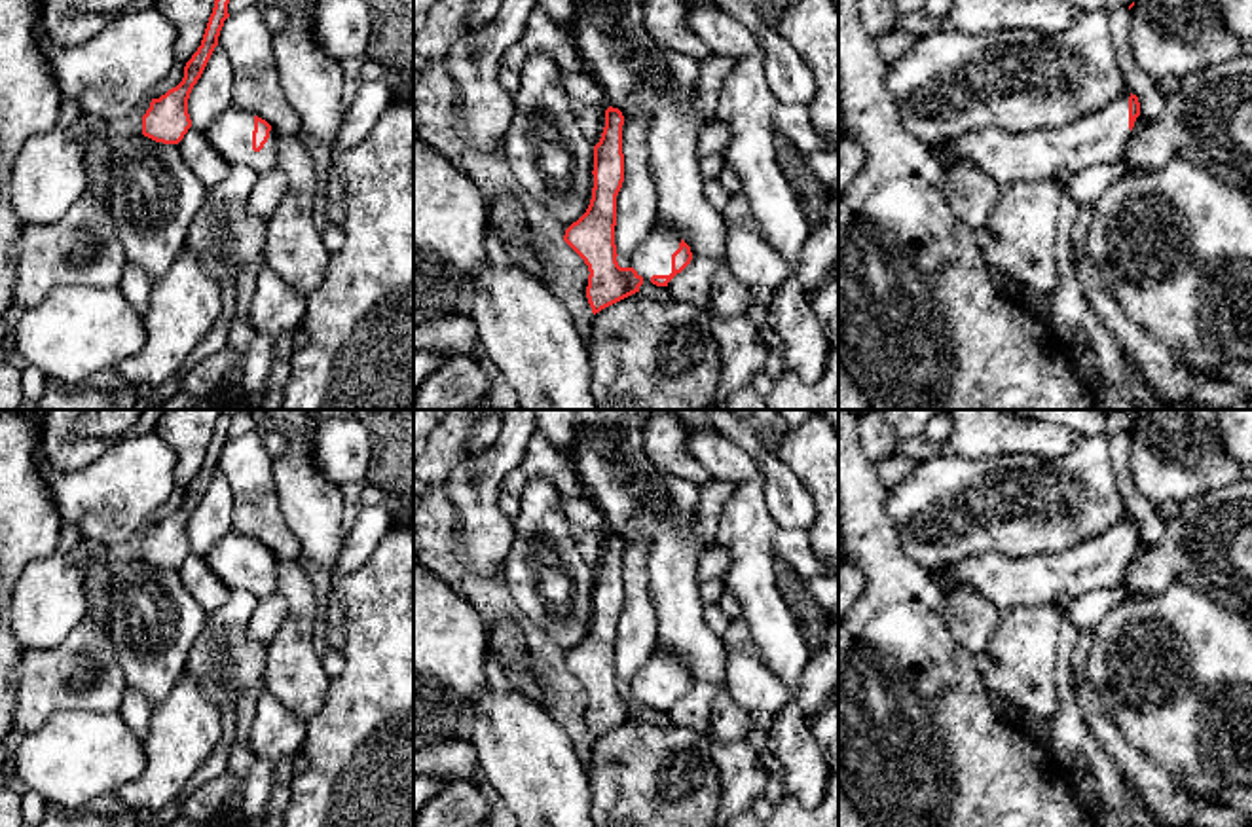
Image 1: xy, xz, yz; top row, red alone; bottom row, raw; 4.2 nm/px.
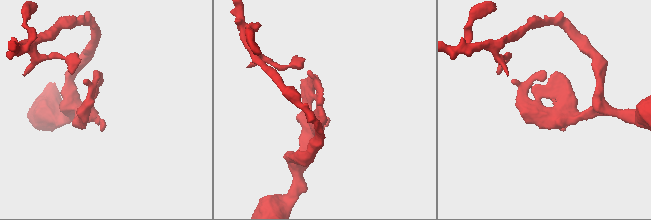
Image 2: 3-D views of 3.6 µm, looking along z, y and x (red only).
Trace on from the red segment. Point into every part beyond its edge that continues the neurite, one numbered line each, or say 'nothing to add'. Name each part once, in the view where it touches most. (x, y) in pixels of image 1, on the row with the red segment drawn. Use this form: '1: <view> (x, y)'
1: xy (230, 133)

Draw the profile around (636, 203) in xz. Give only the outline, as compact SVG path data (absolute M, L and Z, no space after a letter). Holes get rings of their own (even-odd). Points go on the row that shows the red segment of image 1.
M641 112L626 114L622 125L624 182L617 195L617 254L632 256L656 224L658 195L649 173Z

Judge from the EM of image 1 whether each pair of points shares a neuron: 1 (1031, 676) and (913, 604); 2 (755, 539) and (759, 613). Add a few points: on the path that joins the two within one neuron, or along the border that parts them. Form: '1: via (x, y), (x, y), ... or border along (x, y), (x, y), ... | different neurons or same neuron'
1: border along (972, 655), (972, 662), (991, 695) | different neurons
2: via (755, 558), (757, 594) | same neuron

